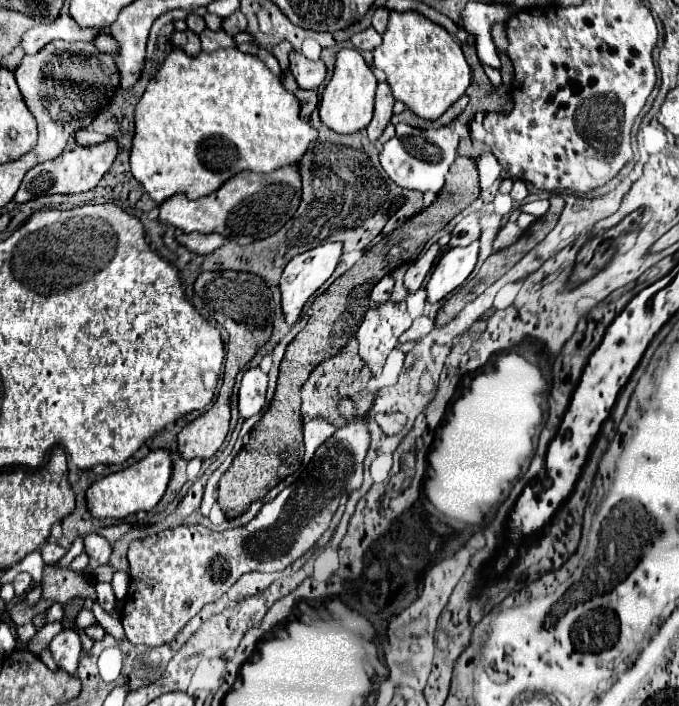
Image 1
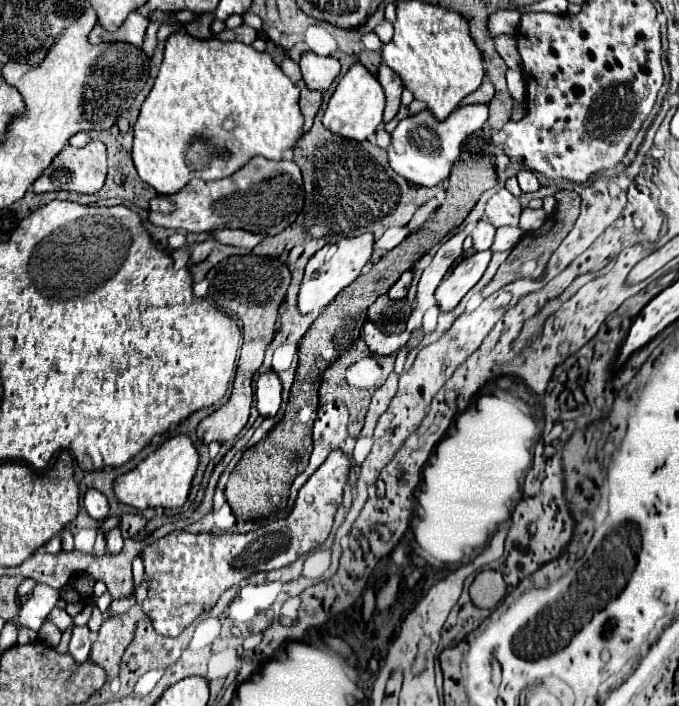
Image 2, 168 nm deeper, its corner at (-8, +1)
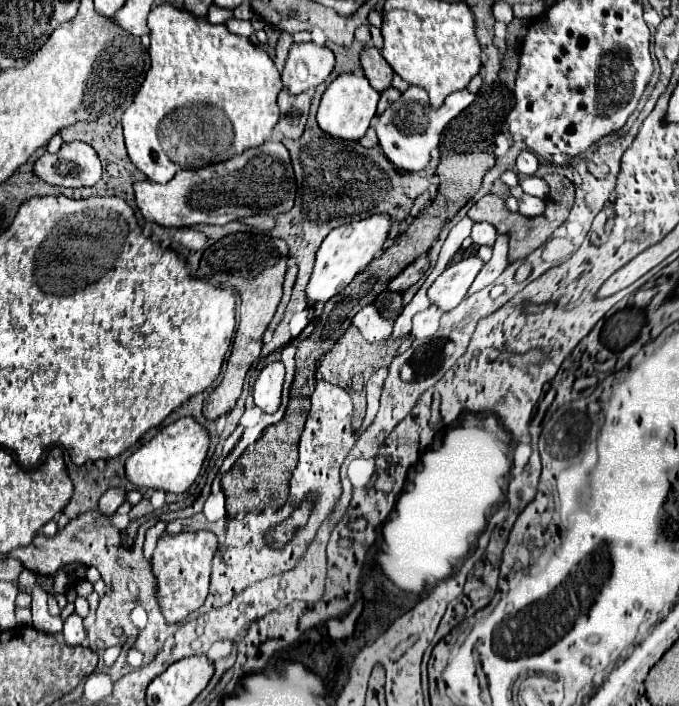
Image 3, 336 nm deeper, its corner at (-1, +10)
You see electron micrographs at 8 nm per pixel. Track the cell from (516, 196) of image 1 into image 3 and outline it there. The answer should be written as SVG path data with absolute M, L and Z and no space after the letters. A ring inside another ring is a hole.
M528 149L522 151L522 153L518 155L518 159L516 159L516 171L526 173L526 175L534 175L536 169L538 169L538 159L536 159L536 155L534 155L532 151L528 151Z

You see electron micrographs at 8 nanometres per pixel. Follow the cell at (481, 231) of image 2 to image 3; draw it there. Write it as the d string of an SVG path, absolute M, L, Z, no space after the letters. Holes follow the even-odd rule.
M476 223L474 229L472 229L472 241L478 247L480 245L490 245L492 247L496 237L498 237L498 233L496 233L496 229L490 223Z

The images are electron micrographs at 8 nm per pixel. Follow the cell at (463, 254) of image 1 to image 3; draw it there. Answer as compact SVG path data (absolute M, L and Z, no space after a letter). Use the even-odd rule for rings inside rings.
M470 255L458 263L446 267L446 271L432 283L428 289L430 303L440 307L442 311L452 311L466 297L472 281L482 269L482 259L478 255Z

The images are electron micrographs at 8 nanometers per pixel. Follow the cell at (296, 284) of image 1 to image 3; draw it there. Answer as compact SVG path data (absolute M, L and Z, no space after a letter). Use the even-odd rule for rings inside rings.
M378 213L358 223L354 221L330 231L330 235L322 241L316 253L314 273L306 289L308 301L328 301L336 293L340 293L342 287L346 287L360 271L364 271L366 265L376 257L376 253L382 251L388 233L390 233L390 215L386 213Z

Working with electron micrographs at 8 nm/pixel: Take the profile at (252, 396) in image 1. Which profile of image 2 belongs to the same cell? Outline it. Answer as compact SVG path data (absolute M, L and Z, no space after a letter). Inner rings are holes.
M273 370L259 374L255 396L257 396L257 410L263 418L277 414L281 406L281 382Z

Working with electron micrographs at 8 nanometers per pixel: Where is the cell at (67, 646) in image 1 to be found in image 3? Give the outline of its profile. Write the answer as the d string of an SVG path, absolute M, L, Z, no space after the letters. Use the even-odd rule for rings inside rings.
M72 613L66 621L64 621L64 639L68 645L82 645L86 641L86 629L84 629L84 621L78 613Z

